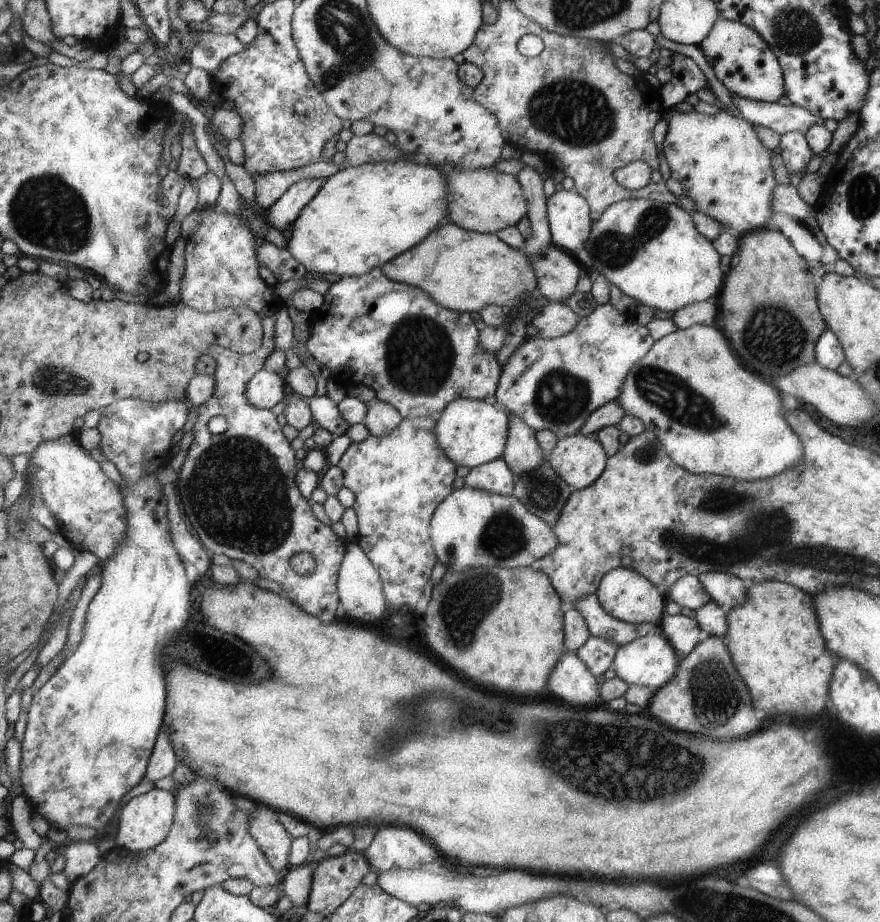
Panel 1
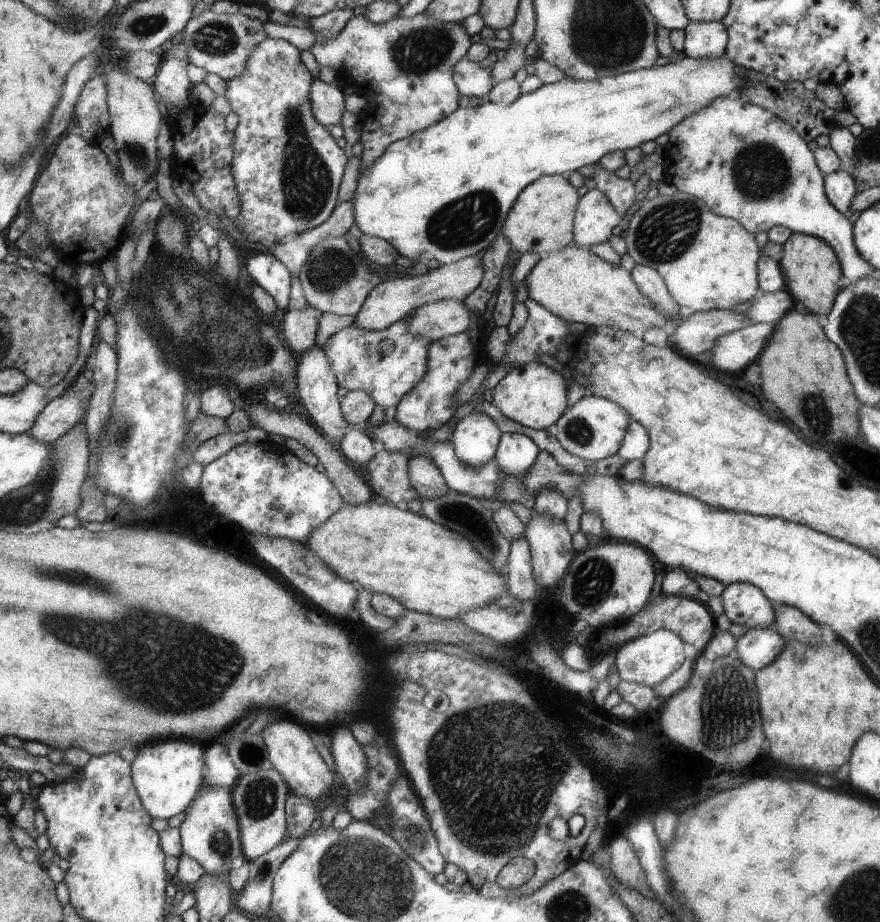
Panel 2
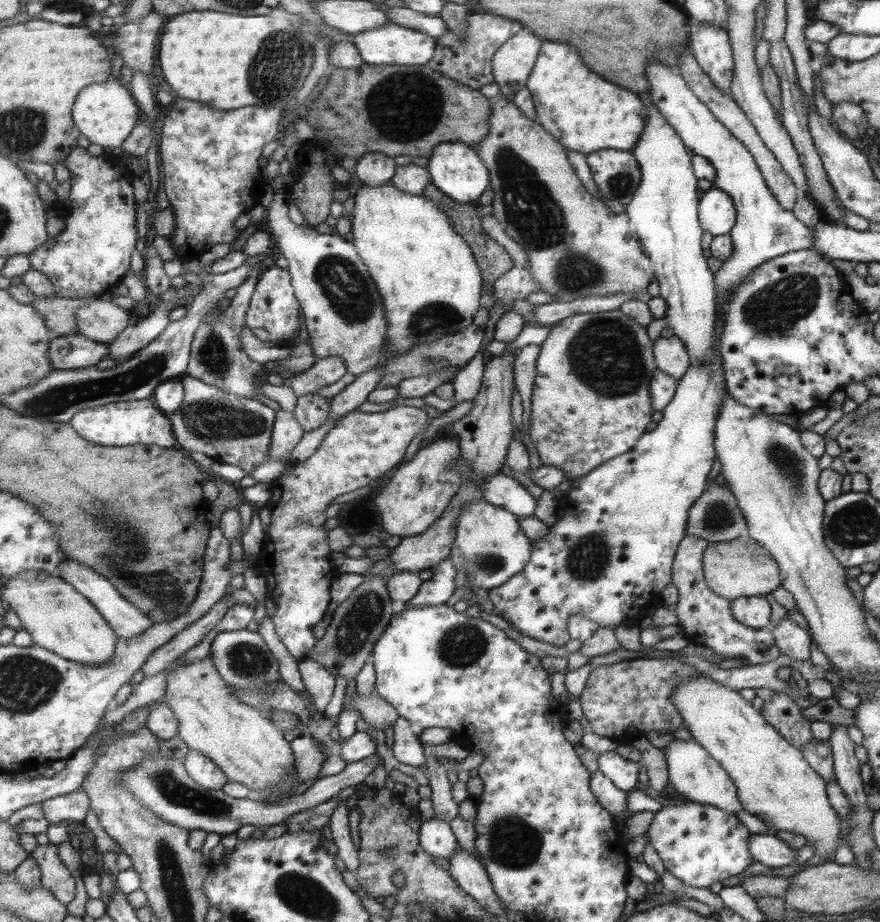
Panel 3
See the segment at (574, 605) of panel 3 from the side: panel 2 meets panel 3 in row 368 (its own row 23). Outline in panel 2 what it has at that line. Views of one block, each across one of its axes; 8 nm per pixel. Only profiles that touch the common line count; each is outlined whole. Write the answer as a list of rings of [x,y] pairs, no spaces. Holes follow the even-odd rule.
[[[688,21],[683,28],[683,52],[695,59],[711,59],[726,54],[730,33],[722,21]]]

